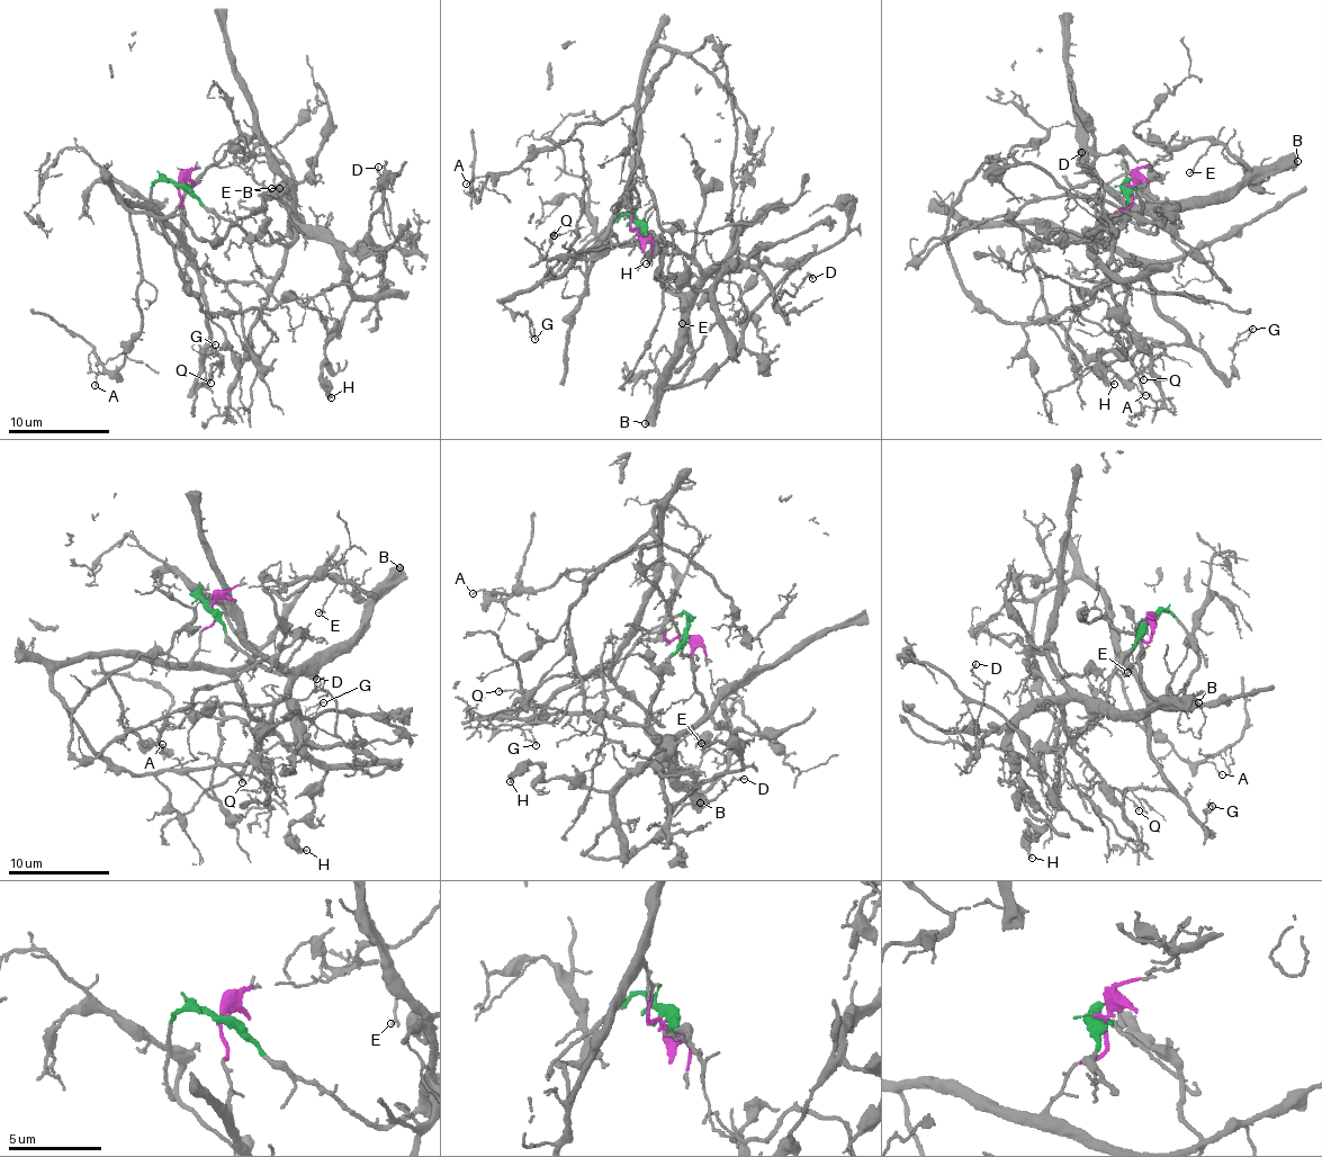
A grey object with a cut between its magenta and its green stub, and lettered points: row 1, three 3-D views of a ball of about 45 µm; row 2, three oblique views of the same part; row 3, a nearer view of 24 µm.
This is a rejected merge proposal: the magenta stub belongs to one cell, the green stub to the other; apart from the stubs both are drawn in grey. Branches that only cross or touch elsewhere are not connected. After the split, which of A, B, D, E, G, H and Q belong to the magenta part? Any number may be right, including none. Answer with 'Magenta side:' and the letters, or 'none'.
Magenta side: A, G, Q

